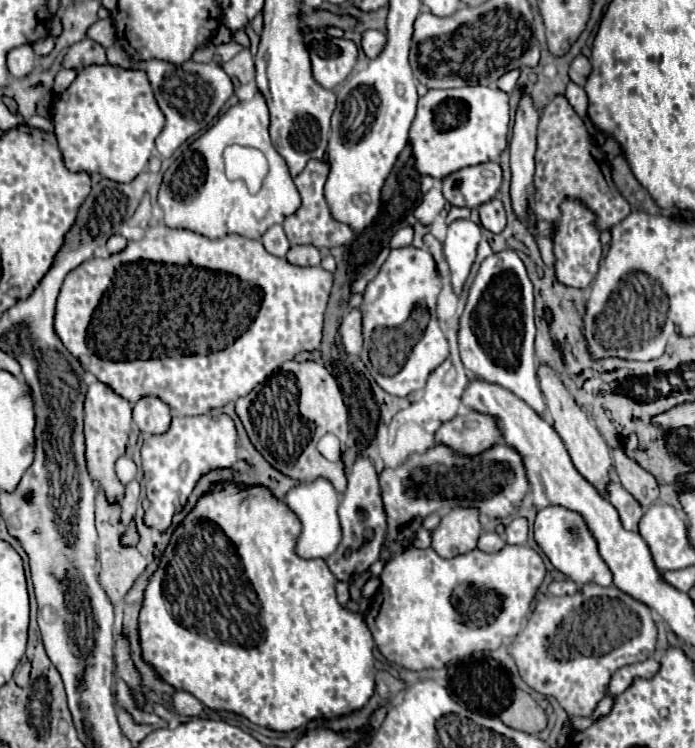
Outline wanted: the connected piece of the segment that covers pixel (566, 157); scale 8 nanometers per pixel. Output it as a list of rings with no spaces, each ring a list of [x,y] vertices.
[[[555,95],[551,99],[551,105],[547,105],[541,115],[539,131],[537,131],[533,185],[535,185],[535,195],[533,195],[535,215],[541,213],[553,217],[553,223],[559,221],[561,215],[559,205],[565,199],[577,199],[587,209],[591,209],[595,213],[595,225],[601,231],[611,229],[631,213],[629,203],[615,189],[615,185],[611,181],[605,181],[605,175],[601,173],[597,161],[591,155],[591,141],[585,123],[563,95]]]

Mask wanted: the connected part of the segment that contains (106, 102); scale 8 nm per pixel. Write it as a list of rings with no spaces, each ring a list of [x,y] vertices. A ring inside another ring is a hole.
[[[109,63],[81,67],[77,71],[75,81],[61,95],[55,95],[51,113],[53,113],[51,119],[55,125],[55,137],[59,141],[65,167],[73,173],[79,173],[79,171],[99,173],[119,183],[129,183],[141,171],[147,169],[151,151],[155,149],[155,137],[165,127],[165,115],[155,103],[155,95],[151,91],[151,83],[145,71],[123,69],[123,67],[109,65]],[[141,135],[145,135],[143,141],[139,141]]]

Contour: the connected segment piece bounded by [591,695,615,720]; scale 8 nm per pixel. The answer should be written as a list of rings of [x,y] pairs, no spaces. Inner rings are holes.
[[[610,695],[604,697],[597,705],[597,707],[596,707],[595,711],[592,713],[591,717],[594,720],[596,720],[602,716],[607,715],[611,711],[614,701],[615,701],[615,698]]]

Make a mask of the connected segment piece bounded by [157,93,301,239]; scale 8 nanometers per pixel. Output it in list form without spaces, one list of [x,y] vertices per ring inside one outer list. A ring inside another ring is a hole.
[[[261,93],[251,101],[241,101],[233,105],[213,127],[209,127],[199,139],[195,139],[181,159],[177,159],[165,173],[159,187],[157,203],[163,209],[163,219],[167,227],[195,231],[207,239],[221,239],[229,233],[261,239],[263,233],[277,223],[283,223],[285,217],[293,215],[301,197],[287,171],[285,159],[275,151],[269,137],[269,111]],[[231,143],[257,147],[265,153],[269,163],[269,175],[263,181],[263,187],[257,195],[249,195],[243,181],[229,181],[223,171],[223,149]]]

